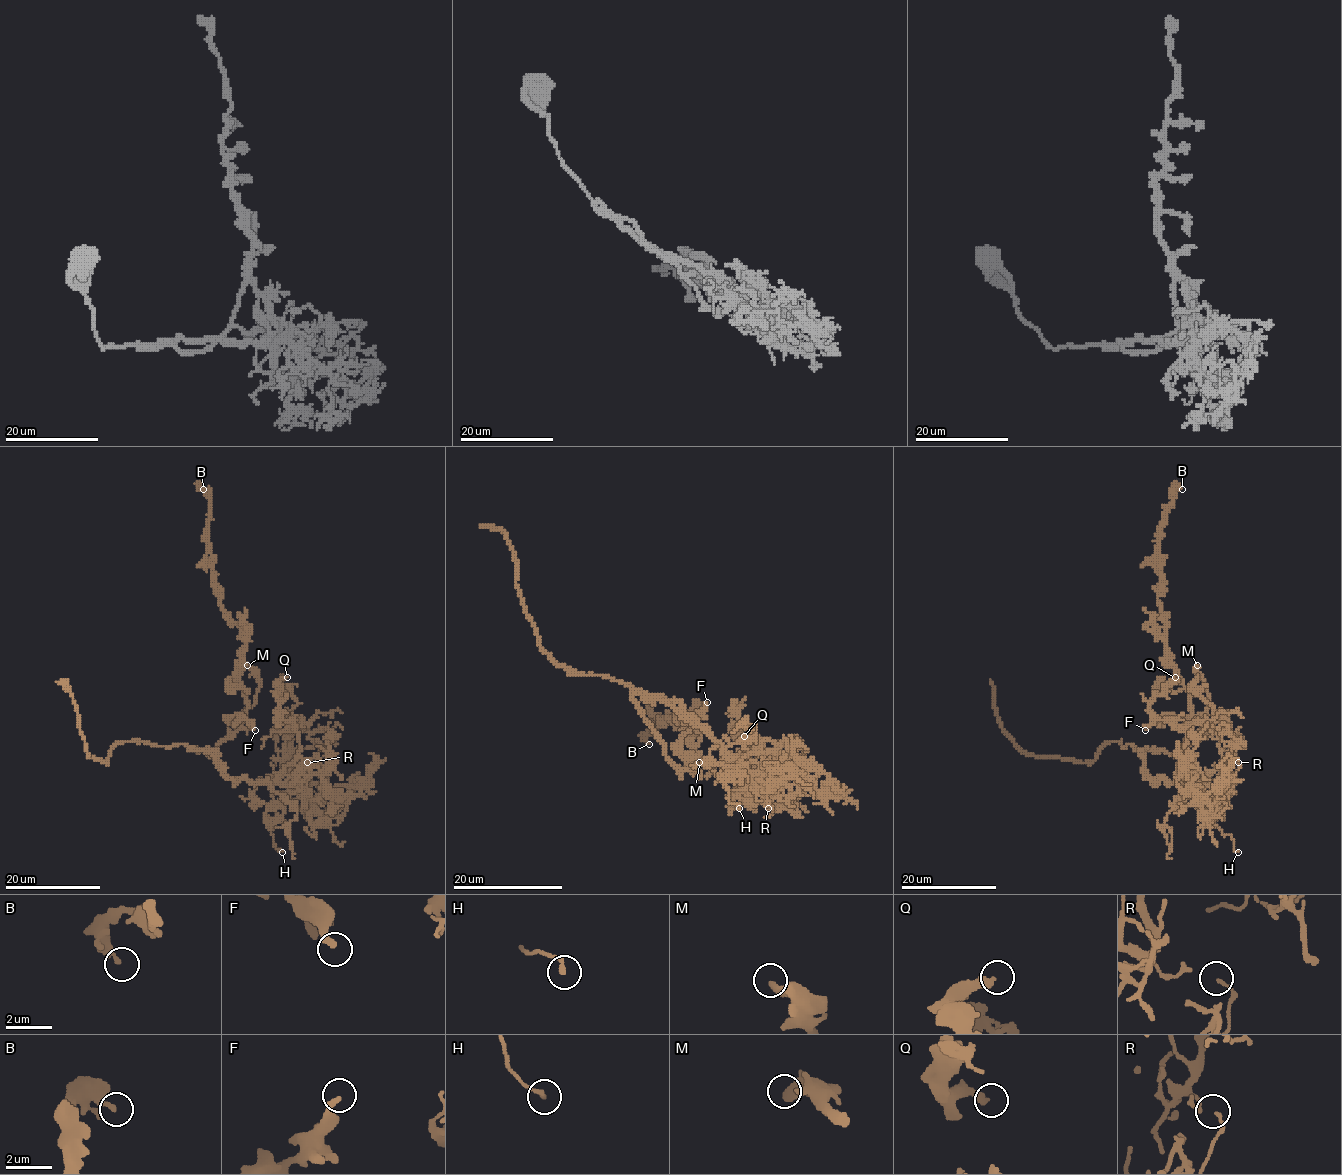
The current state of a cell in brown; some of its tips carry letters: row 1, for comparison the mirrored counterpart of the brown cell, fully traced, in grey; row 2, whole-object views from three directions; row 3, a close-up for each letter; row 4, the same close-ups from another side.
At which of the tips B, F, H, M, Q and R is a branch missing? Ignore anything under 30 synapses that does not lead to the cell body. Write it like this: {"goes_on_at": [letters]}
{"goes_on_at": []}

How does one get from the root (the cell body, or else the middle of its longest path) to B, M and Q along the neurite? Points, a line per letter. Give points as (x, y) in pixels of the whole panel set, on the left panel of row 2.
B: (214, 753), (246, 711), (246, 694), (239, 679), (245, 638), (220, 602), (207, 536), (209, 496), (203, 489)
M: (214, 753), (238, 726), (239, 717), (255, 702), (259, 680), (247, 665)
Q: (214, 753), (189, 750), (252, 782), (295, 759), (299, 735), (276, 696), (287, 677)

